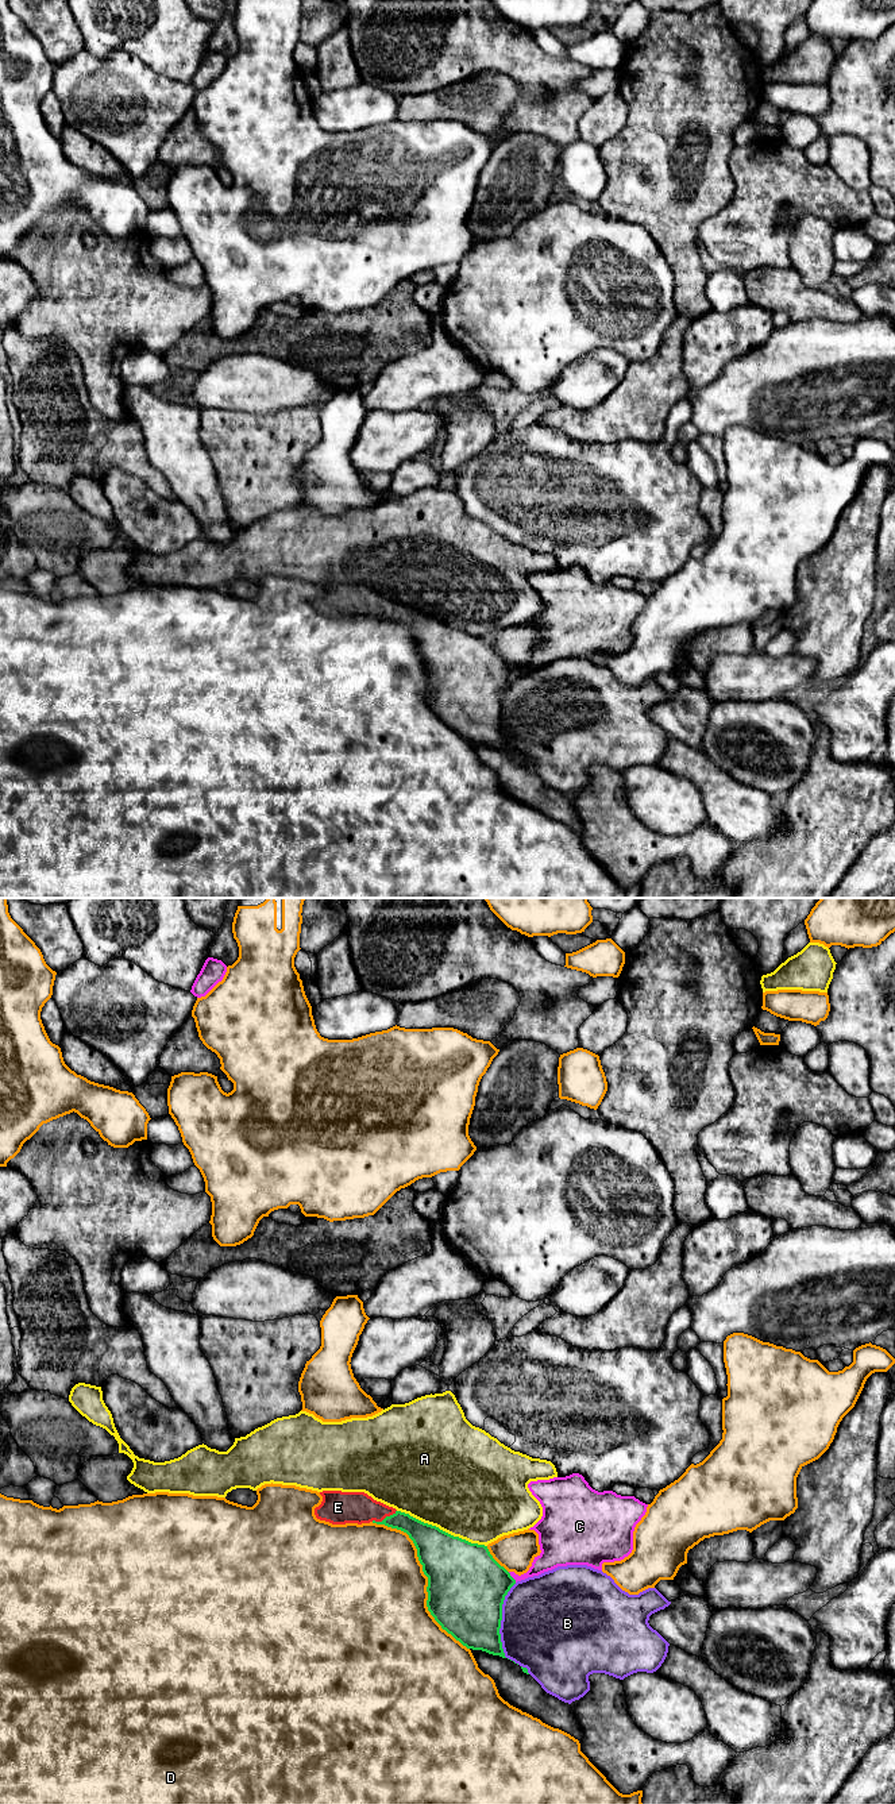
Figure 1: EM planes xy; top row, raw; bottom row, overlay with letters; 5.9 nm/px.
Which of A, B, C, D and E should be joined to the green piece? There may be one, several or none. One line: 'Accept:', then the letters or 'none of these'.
Accept: E

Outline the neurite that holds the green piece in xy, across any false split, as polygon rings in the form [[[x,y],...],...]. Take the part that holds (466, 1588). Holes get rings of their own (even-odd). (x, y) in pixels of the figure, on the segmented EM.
[[[323,1491],[320,1495],[323,1502],[315,1508],[315,1515],[320,1520],[332,1524],[373,1522],[406,1533],[417,1549],[423,1572],[428,1577],[427,1607],[435,1620],[467,1649],[506,1658],[499,1634],[502,1604],[516,1580],[493,1558],[487,1546],[454,1537],[377,1502],[364,1492]]]

